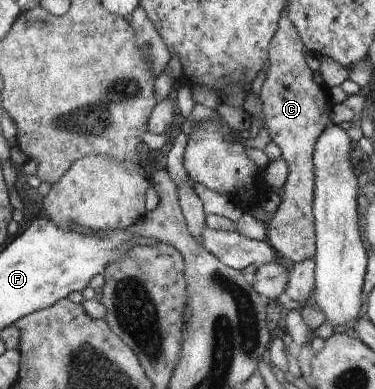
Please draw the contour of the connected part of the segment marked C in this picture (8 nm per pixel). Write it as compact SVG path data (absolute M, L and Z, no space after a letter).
M281 16L277 31L274 33L269 46L269 67L262 84L259 99L263 102L263 114L268 127L271 141L280 148L281 158L288 165L288 176L279 190L281 202L277 211L268 214L264 223L267 227L267 241L278 251L278 254L290 258L292 262L299 263L315 256L315 218L313 213L314 192L314 163L313 152L316 139L322 131L332 123L325 108L330 103L328 89L316 84L312 79L313 72L305 61L306 48L299 38L296 27L287 16Z

